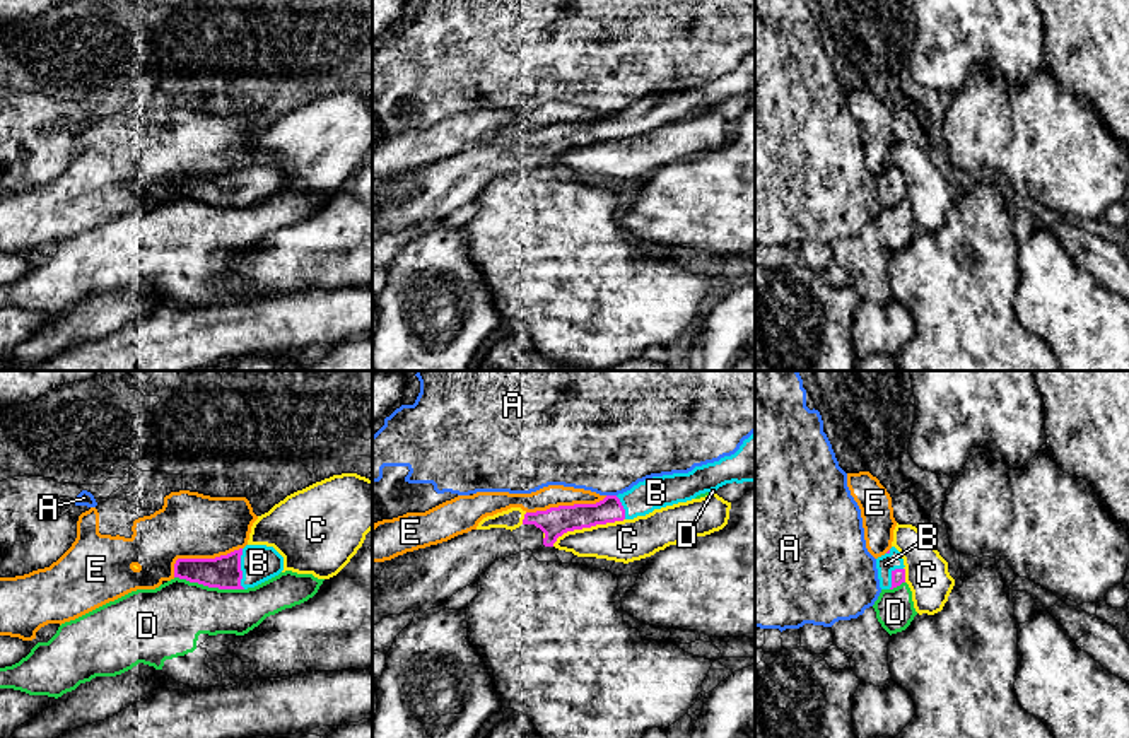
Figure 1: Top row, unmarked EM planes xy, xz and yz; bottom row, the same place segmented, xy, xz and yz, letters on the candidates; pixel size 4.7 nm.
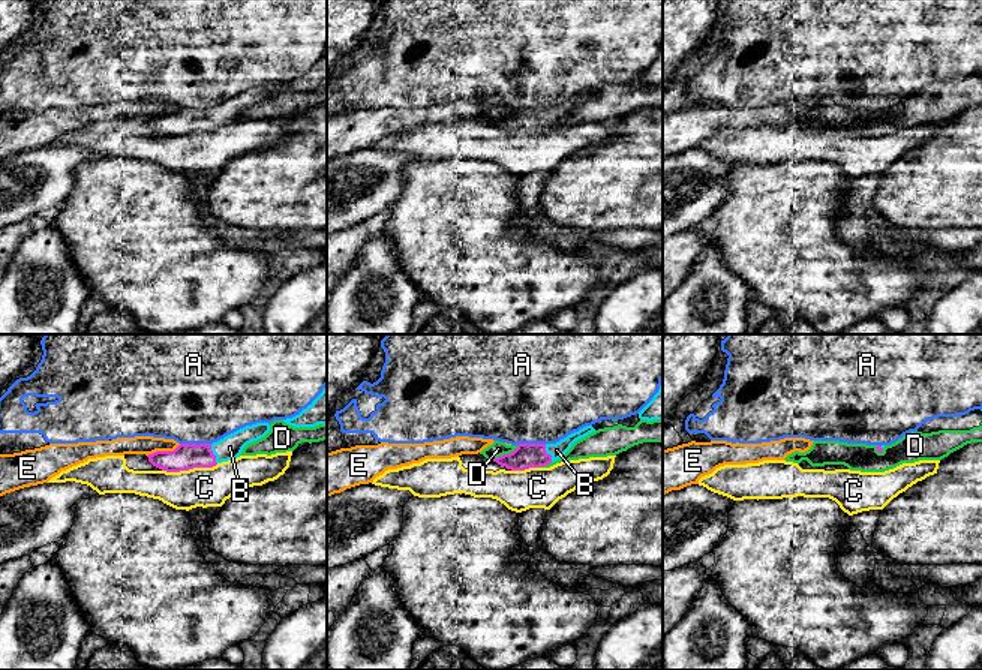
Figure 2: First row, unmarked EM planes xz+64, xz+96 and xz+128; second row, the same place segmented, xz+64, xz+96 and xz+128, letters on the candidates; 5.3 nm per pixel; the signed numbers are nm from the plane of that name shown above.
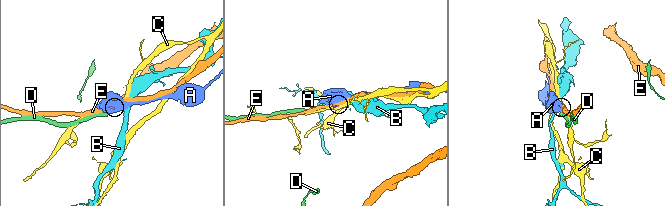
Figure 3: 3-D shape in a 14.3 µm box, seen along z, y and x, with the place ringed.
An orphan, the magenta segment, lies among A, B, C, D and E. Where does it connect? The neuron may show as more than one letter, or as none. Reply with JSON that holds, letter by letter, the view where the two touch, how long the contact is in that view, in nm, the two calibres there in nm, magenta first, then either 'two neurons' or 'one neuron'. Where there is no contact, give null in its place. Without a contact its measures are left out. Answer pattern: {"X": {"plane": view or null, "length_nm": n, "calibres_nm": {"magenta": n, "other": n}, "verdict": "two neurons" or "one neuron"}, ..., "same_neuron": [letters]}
{"A": {"plane": "xz", "length_nm": 50, "calibres_nm": {"magenta": 130, "other": 480}, "verdict": "two neurons"}, "B": {"plane": "xy", "length_nm": 190, "calibres_nm": {"magenta": 160, "other": 180}, "verdict": "one neuron"}, "C": {"plane": "xz", "length_nm": 360, "calibres_nm": {"magenta": 140, "other": 200}, "verdict": "two neurons"}, "D": {"plane": "xy", "length_nm": 340, "calibres_nm": {"magenta": 160, "other": 320}, "verdict": "two neurons"}, "E": {"plane": "xy", "length_nm": 360, "calibres_nm": {"magenta": 160, "other": 320}, "verdict": "two neurons"}, "same_neuron": ["B"]}

